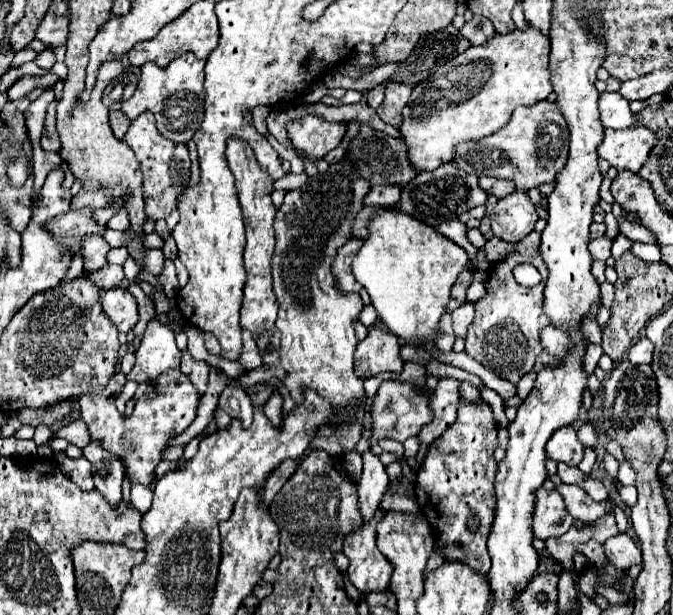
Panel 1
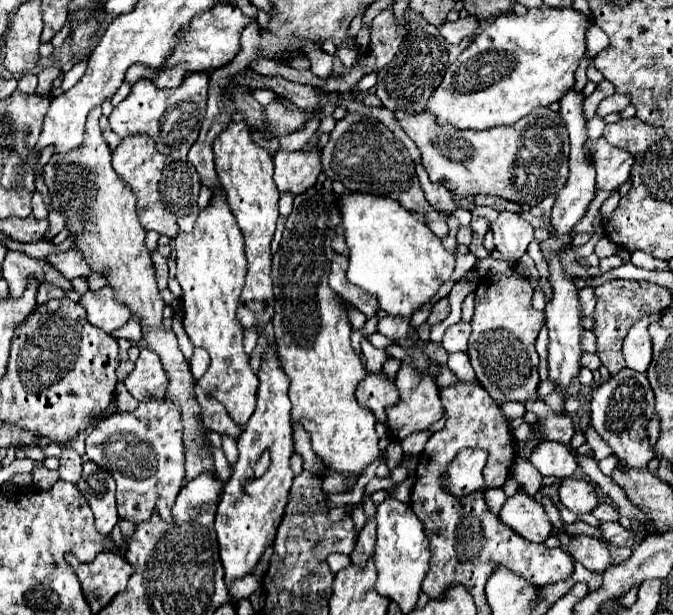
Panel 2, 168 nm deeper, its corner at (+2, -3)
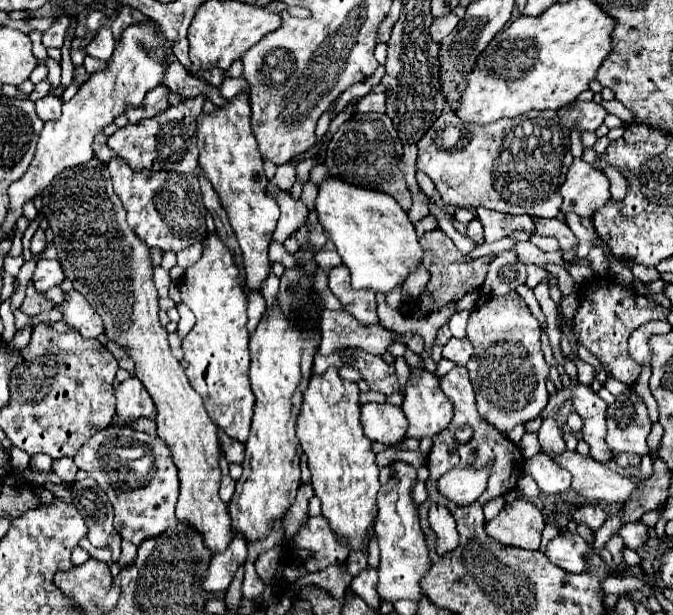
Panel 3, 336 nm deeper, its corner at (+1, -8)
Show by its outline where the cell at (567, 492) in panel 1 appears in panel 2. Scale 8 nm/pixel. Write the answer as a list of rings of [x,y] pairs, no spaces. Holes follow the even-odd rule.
[[[599,503],[597,509],[593,509],[592,514],[599,521],[617,521],[619,519],[619,513],[611,505],[607,505],[607,503]]]

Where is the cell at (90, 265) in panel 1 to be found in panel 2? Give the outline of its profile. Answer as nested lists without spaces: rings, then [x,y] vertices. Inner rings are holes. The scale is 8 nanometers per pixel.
[[[69,249],[65,253],[55,253],[47,257],[49,263],[53,263],[53,267],[57,271],[61,271],[67,279],[75,279],[75,277],[89,277],[93,275],[91,265],[85,261],[85,255],[81,255],[79,249]]]

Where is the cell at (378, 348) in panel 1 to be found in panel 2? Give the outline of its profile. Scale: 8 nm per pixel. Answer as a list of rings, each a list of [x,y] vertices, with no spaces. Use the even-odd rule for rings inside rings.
[[[367,371],[367,377],[357,387],[355,397],[361,405],[369,407],[375,413],[377,421],[385,423],[385,407],[397,403],[399,393],[397,393],[395,381],[389,379],[383,371],[379,371],[379,373]]]

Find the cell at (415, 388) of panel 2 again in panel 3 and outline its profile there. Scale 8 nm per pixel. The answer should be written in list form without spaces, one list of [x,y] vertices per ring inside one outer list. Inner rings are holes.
[[[412,368],[404,394],[402,410],[408,420],[408,438],[432,438],[450,424],[454,414],[452,402],[432,372]]]

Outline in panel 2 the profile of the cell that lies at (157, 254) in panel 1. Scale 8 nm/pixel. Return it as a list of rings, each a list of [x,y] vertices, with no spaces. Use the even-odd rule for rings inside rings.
[[[153,251],[151,257],[153,257],[153,267],[157,271],[157,285],[159,285],[159,289],[167,289],[167,279],[169,279],[167,263],[165,263],[165,259],[157,251]]]

